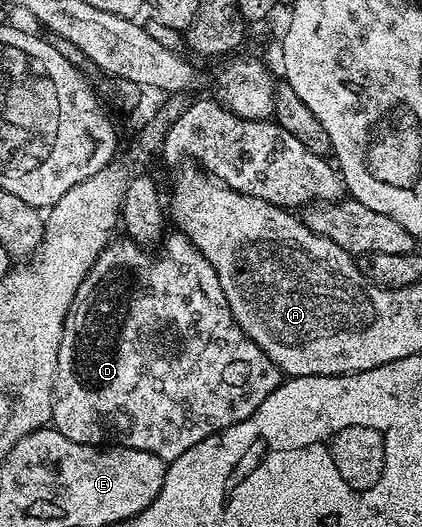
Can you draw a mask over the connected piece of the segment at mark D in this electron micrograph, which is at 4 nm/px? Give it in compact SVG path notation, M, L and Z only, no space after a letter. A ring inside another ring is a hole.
M181 233L173 234L167 234L161 240L162 252L159 255L150 255L154 253L139 247L132 239L115 238L102 250L100 257L84 277L84 281L74 298L74 304L70 306L70 314L66 317L66 324L62 330L62 340L60 341L60 353L58 354L59 368L65 369L64 375L67 377L66 380L64 377L54 389L52 426L64 437L68 437L77 443L91 445L111 443L119 447L140 449L152 453L164 461L169 461L180 457L180 453L188 453L188 449L200 445L200 441L204 441L208 437L218 434L219 431L223 431L226 427L231 427L233 423L238 423L241 419L246 419L252 413L256 413L259 403L251 397L245 387L234 387L234 391L238 391L238 395L234 395L234 391L224 393L222 371L218 371L218 363L222 363L222 355L218 355L218 343L210 343L210 331L214 331L214 323L231 323L234 320L228 301L224 297L224 289L220 289L220 277L216 277L216 269L212 269L210 262L198 252L196 245L192 245L189 237ZM168 325L178 333L180 339L182 353L179 359L172 359L166 355L154 356L154 351L150 348L148 339L153 333L154 327L166 327Z

